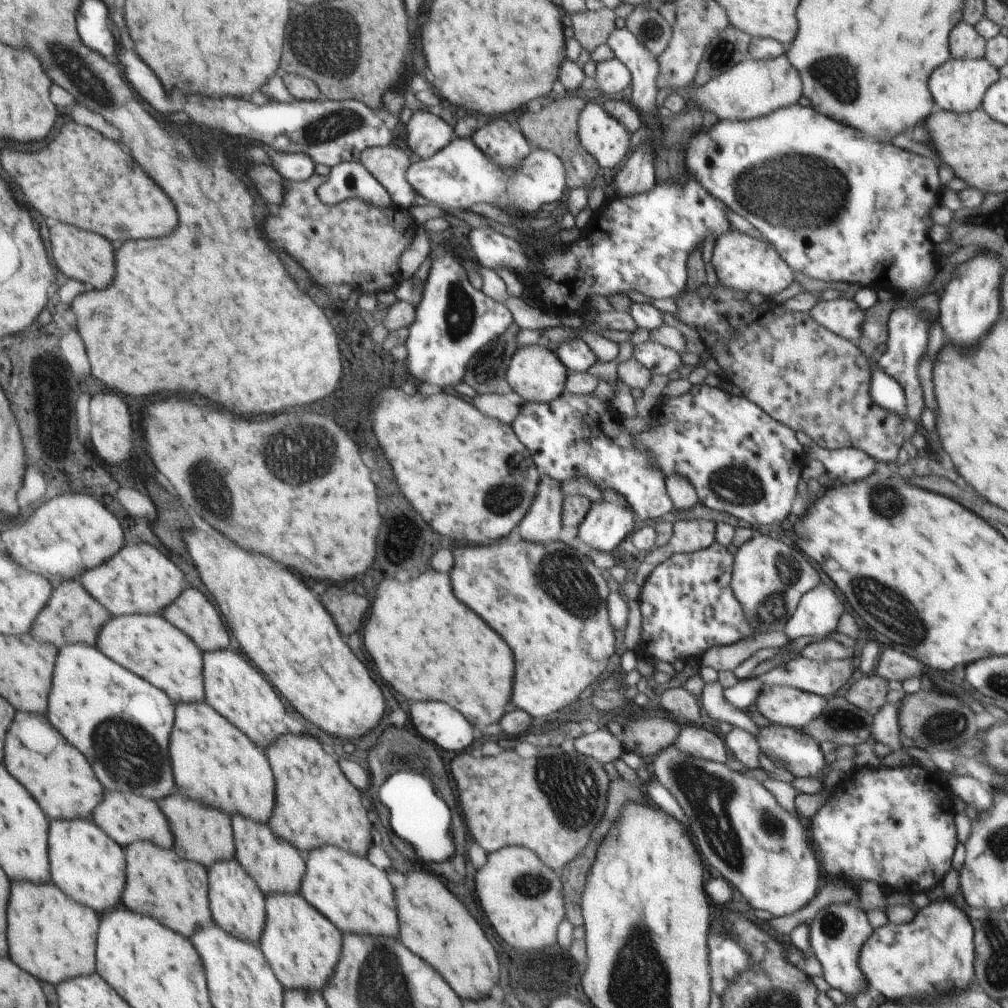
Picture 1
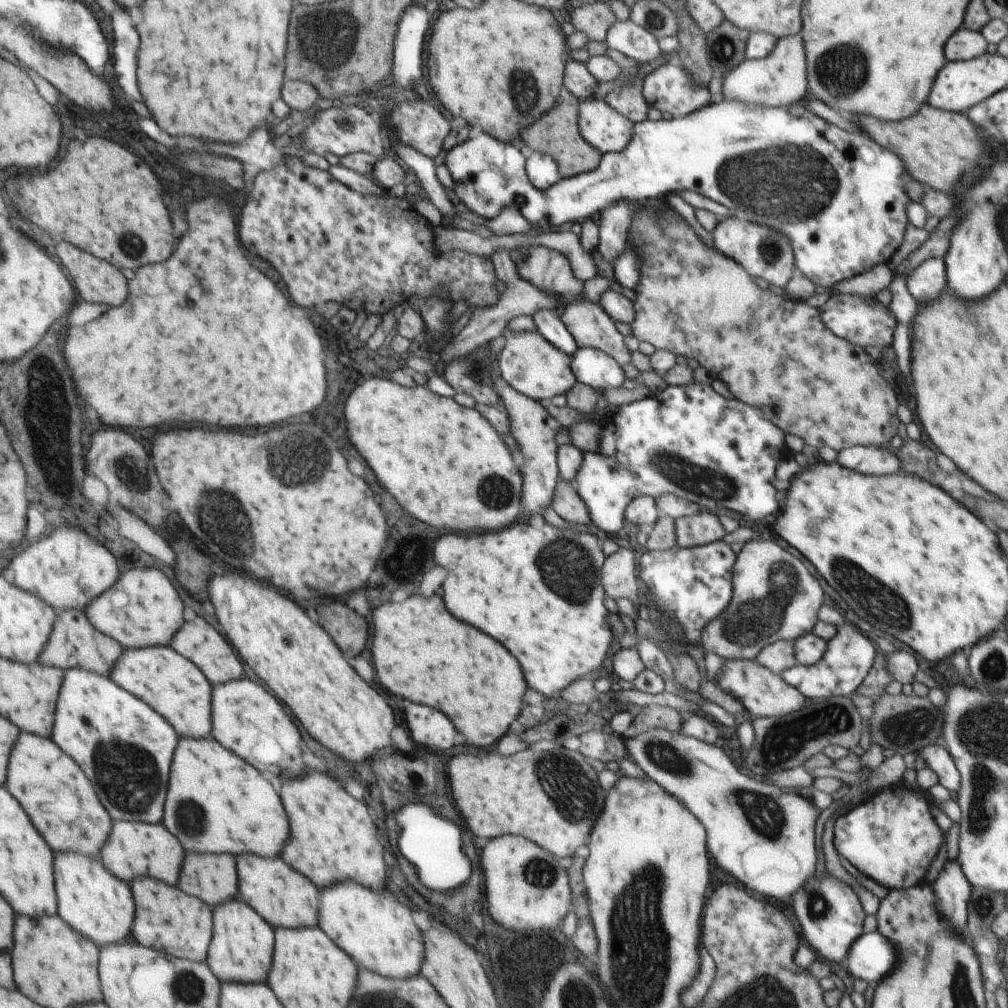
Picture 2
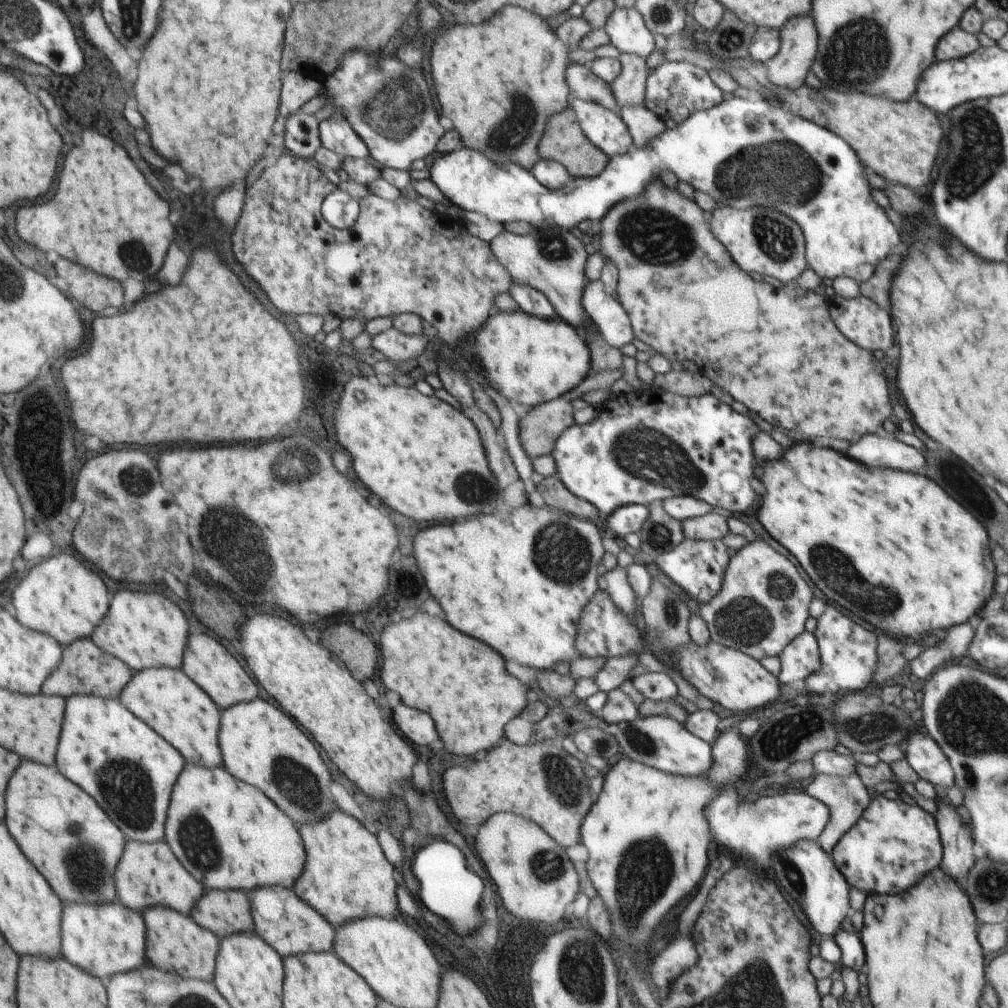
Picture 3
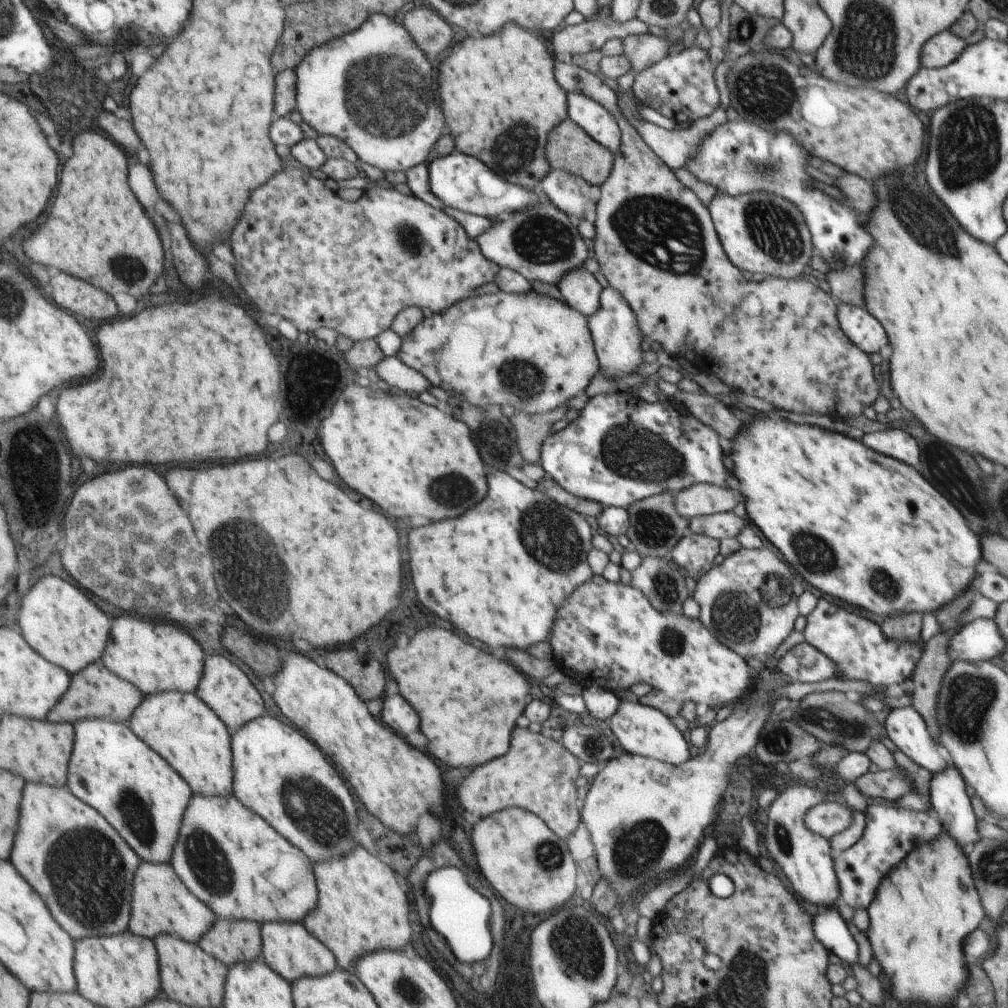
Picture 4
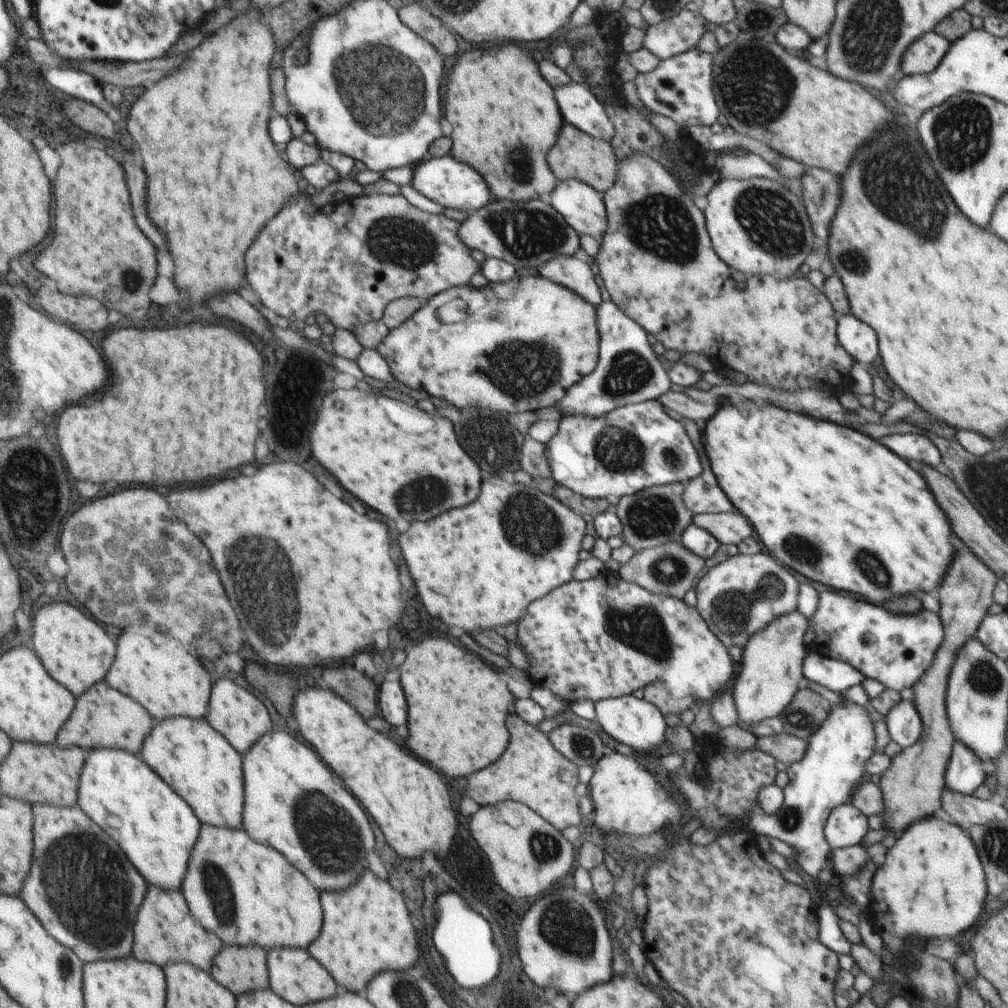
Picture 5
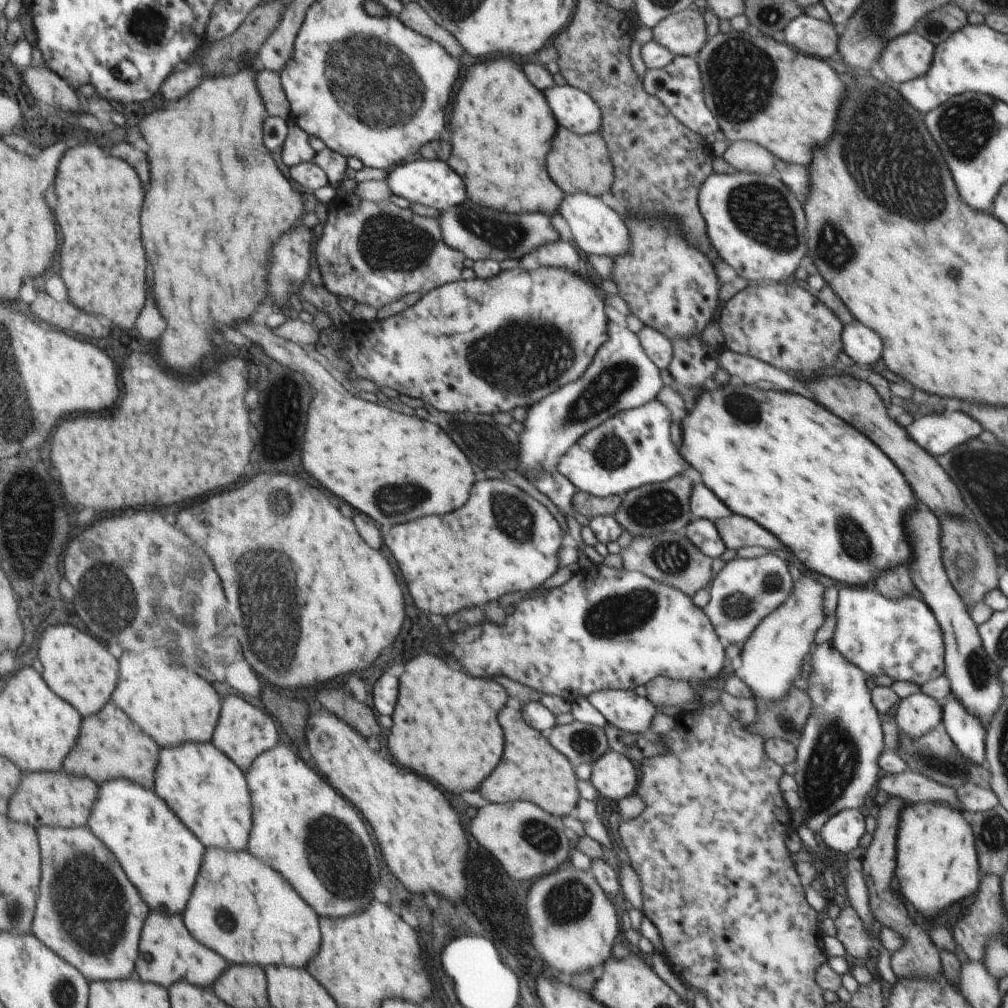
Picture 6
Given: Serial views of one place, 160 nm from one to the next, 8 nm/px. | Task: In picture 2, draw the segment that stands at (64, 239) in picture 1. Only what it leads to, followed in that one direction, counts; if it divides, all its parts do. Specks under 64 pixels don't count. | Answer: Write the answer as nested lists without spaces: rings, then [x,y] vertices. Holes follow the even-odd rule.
[[[68,242],[58,244],[56,254],[68,274],[78,280],[76,288],[84,300],[102,302],[108,306],[124,304],[128,294],[126,278],[116,266],[102,262]]]

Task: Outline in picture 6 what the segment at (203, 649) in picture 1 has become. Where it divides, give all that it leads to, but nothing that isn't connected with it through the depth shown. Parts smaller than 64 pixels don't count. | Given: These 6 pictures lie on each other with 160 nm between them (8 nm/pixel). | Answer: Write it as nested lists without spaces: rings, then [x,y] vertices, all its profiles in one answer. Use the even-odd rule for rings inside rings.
[[[228,695],[221,699],[221,711],[211,743],[220,749],[240,770],[246,774],[251,764],[263,752],[273,749],[280,744],[278,730],[270,716],[265,712],[254,708],[252,704],[240,698],[240,696]]]

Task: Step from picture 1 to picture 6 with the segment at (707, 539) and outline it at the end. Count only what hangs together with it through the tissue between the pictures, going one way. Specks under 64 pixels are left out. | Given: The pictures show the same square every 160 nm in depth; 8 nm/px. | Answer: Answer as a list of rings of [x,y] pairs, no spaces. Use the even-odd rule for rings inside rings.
[[[733,513],[730,516],[715,520],[718,532],[728,549],[744,547],[764,547],[768,552],[785,548],[772,534],[768,534],[754,520]]]

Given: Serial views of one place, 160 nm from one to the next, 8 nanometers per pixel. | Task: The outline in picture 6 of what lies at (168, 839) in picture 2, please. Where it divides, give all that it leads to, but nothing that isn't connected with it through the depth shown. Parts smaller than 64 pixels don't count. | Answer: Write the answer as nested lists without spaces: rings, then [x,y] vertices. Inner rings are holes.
[[[152,912],[152,916],[148,916],[148,924],[144,924],[140,935],[134,974],[136,978],[163,986],[166,990],[180,981],[201,989],[211,989],[215,980],[229,967],[230,964],[224,958],[200,944],[191,932],[188,932],[180,916],[168,916],[162,912]]]

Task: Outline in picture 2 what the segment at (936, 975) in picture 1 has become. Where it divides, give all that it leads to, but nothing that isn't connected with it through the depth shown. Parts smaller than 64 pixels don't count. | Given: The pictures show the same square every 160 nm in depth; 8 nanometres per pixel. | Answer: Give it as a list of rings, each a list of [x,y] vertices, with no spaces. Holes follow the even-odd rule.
[[[957,859],[947,860],[934,882],[938,908],[956,930],[964,930],[968,918],[970,883],[962,872]],[[878,931],[863,932],[851,944],[845,962],[855,978],[877,983],[896,966],[896,952]]]

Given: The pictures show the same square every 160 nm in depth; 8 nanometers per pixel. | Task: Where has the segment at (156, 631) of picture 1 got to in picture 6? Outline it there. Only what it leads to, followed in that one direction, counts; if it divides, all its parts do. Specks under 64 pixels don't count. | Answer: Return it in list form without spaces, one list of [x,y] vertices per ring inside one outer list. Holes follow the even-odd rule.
[[[188,742],[160,750],[154,791],[206,848],[246,848],[252,828],[252,805],[247,780],[240,768],[211,742]]]

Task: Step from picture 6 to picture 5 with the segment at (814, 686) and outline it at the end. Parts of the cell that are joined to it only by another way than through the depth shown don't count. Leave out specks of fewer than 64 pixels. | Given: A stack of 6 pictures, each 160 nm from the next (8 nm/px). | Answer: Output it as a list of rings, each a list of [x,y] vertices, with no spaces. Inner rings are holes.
[[[840,692],[841,697],[845,699],[845,701],[842,701],[842,704],[834,705],[827,714],[827,719],[824,719],[824,722],[810,735],[810,738],[808,738],[807,742],[807,749],[805,750],[804,756],[802,757],[802,760],[799,760],[798,762],[792,763],[788,766],[787,775],[789,778],[789,781],[787,782],[786,787],[783,789],[783,803],[782,808],[772,816],[768,816],[758,804],[756,804],[754,808],[754,812],[744,820],[744,824],[748,826],[748,828],[752,828],[756,834],[764,834],[766,836],[770,836],[772,838],[778,838],[778,840],[783,840],[784,842],[787,842],[788,844],[791,844],[798,850],[798,859],[796,862],[801,866],[801,868],[806,872],[806,874],[810,874],[810,876],[814,876],[814,878],[819,877],[821,875],[822,869],[826,867],[827,865],[830,865],[830,856],[832,852],[831,846],[828,844],[827,838],[825,836],[825,825],[827,824],[827,818],[830,814],[830,811],[833,808],[836,808],[840,805],[846,805],[850,804],[851,798],[856,790],[858,788],[858,784],[862,780],[862,776],[866,774],[865,764],[866,761],[870,758],[872,758],[873,754],[875,753],[875,747],[877,746],[877,738],[875,735],[875,728],[872,723],[872,720],[870,719],[870,716],[868,715],[868,712],[870,710],[869,706],[861,706],[856,703],[848,701],[845,697],[842,696],[842,692]]]

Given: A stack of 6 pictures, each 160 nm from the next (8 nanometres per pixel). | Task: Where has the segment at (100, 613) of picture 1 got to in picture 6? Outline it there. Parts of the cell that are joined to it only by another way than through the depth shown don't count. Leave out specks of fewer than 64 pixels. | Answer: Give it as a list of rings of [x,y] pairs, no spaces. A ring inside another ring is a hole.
[[[108,702],[98,715],[83,719],[82,734],[67,756],[63,770],[73,777],[87,777],[98,786],[116,778],[127,778],[154,790],[159,751],[152,737],[146,736],[119,706]]]

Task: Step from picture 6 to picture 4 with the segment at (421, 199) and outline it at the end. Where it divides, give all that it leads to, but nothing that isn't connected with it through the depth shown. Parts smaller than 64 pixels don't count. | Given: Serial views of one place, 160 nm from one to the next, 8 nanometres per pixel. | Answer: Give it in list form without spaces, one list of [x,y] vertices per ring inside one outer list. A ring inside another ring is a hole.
[[[456,150],[446,156],[436,157],[428,164],[427,169],[430,192],[442,204],[489,219],[496,216],[503,218],[525,209],[528,205],[544,202],[536,190],[525,189],[508,182],[474,156],[466,156]]]

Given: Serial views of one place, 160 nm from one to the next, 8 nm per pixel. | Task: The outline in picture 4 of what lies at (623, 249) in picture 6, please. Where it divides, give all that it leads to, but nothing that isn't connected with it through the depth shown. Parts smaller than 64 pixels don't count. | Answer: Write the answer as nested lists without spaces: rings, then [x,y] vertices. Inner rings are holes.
[[[551,170],[540,182],[546,198],[558,210],[578,220],[586,218],[588,206],[592,206],[592,188],[578,175]]]

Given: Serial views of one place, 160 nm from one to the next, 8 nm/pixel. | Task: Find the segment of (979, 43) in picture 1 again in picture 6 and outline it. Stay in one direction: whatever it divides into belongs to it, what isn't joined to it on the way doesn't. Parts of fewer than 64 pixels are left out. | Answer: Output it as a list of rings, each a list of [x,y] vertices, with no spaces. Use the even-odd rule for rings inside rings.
[[[908,31],[883,48],[878,62],[890,80],[911,81],[928,72],[935,46],[916,31]]]

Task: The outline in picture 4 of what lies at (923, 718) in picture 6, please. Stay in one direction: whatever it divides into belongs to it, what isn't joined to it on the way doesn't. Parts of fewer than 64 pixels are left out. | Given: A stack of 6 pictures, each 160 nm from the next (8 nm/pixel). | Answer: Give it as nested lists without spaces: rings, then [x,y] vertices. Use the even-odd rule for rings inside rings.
[[[911,705],[885,712],[885,727],[888,737],[918,766],[934,774],[942,772],[948,764],[947,754],[934,741],[925,720]]]

